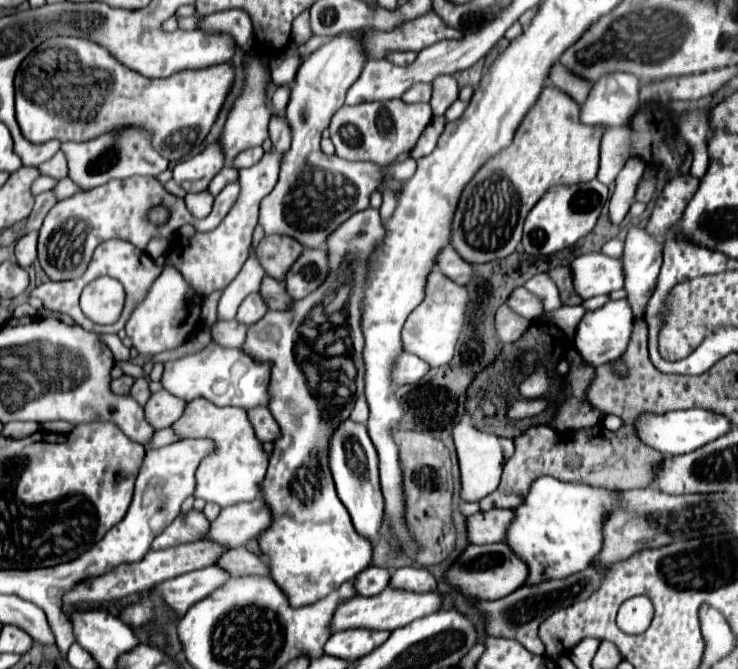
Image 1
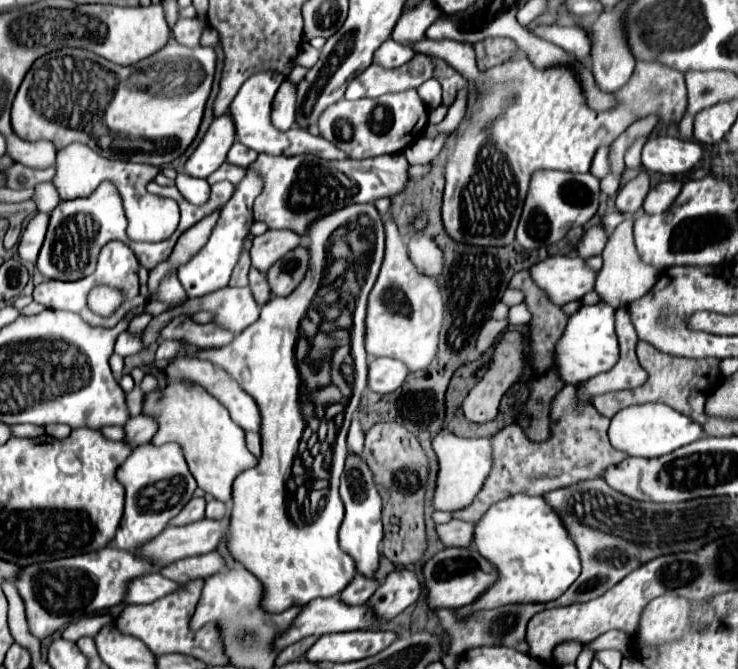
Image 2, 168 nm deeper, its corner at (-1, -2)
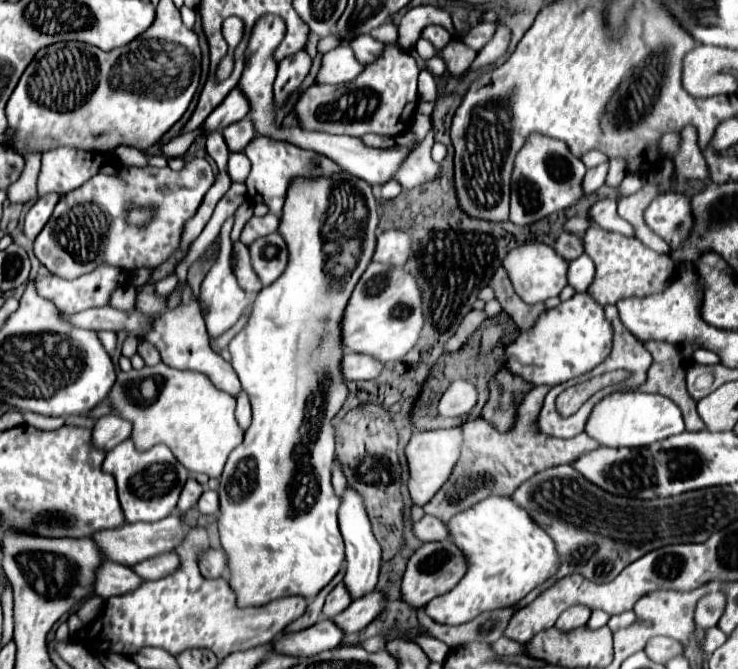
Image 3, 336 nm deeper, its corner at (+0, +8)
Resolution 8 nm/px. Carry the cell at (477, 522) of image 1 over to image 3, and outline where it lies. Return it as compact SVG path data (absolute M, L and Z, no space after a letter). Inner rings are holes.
M424 516L422 520L414 522L414 534L422 542L438 542L438 540L450 538L448 524L442 522L440 518L434 518L434 516Z

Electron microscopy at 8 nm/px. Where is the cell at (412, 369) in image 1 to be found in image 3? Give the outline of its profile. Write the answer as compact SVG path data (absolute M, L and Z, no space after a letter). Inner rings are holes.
M346 352L342 360L342 372L346 380L374 380L382 374L382 362L378 358L370 358L368 354Z

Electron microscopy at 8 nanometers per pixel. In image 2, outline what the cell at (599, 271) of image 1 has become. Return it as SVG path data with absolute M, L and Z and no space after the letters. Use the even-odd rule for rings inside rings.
M551 256L529 268L531 280L547 294L547 298L563 306L571 300L579 300L593 290L597 272L587 268L579 256Z

